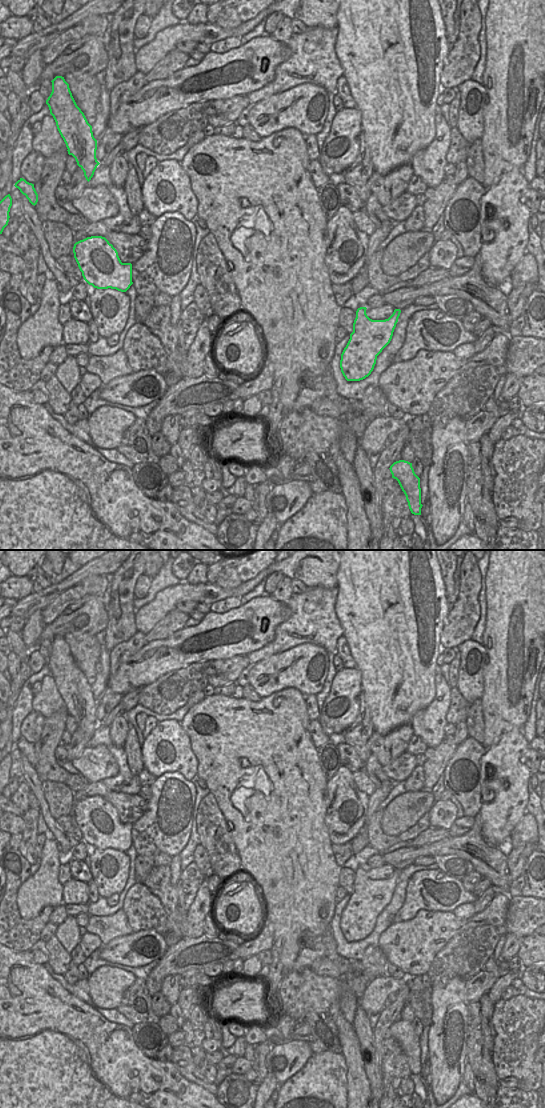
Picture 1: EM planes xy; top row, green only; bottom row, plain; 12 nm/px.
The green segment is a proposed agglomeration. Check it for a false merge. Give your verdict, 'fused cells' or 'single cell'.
single cell

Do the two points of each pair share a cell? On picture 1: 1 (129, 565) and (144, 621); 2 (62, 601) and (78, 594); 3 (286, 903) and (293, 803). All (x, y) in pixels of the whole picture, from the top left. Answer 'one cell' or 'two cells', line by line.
1: two cells
2: one cell
3: one cell

